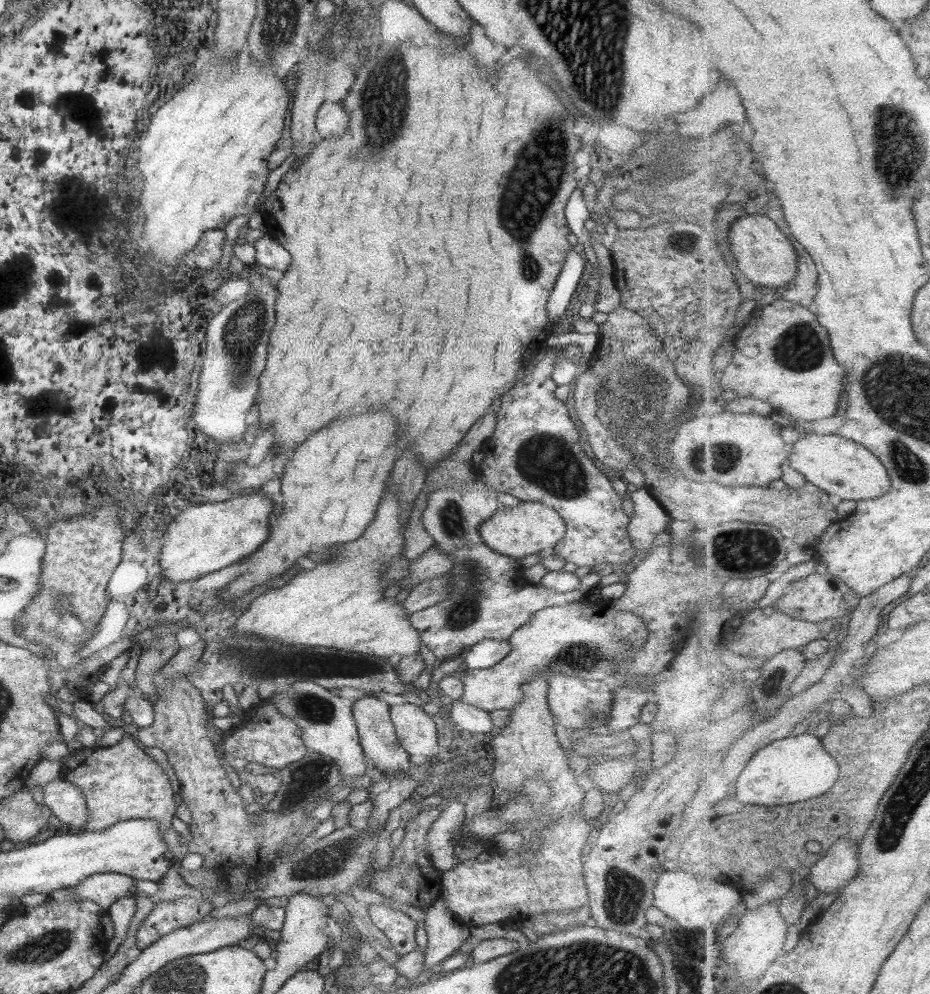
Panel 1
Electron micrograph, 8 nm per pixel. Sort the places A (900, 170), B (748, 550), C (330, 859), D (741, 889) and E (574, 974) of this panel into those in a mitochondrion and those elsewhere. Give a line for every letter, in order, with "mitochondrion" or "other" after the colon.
A: mitochondrion
B: mitochondrion
C: mitochondrion
D: other
E: mitochondrion

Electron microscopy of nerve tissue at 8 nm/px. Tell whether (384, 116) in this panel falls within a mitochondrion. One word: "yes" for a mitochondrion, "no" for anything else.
yes

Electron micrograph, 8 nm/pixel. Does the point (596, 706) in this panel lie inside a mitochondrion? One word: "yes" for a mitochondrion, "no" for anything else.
yes

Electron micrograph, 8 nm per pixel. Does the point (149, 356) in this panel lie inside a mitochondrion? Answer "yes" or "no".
no

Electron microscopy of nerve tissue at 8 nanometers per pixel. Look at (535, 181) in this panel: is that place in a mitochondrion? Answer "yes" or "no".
yes

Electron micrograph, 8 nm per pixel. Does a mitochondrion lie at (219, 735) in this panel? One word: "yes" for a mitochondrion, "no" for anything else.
no

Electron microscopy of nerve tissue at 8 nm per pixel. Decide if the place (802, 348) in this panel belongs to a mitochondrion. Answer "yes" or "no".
yes

